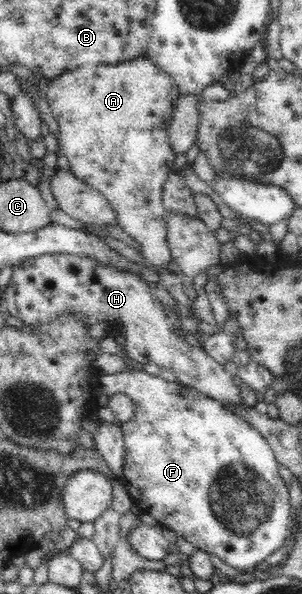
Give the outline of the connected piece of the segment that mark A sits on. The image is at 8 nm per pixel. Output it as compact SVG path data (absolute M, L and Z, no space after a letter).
M146 52L137 59L130 59L130 61L120 63L118 66L86 65L73 69L72 71L66 71L66 73L62 73L62 75L50 80L48 90L46 91L46 99L48 100L49 107L60 127L59 135L57 136L60 144L60 153L67 157L71 172L78 179L84 181L86 185L100 191L102 196L112 204L112 207L116 210L116 215L118 215L118 224L120 224L120 227L128 233L132 239L140 243L142 249L140 249L139 252L157 269L167 268L167 265L172 261L171 247L167 240L167 225L165 217L163 216L166 213L166 209L163 206L162 188L168 174L174 171L173 165L176 153L174 153L172 146L170 146L168 142L167 127L169 126L174 106L180 96L181 93L170 80L170 77L166 73L163 73L163 71L159 71L157 67L146 58Z

